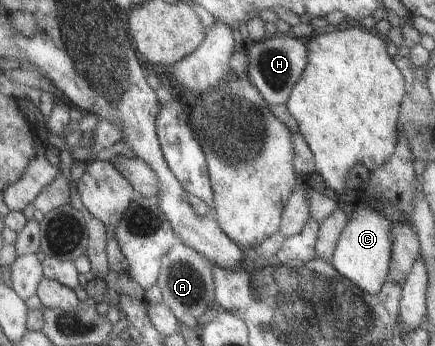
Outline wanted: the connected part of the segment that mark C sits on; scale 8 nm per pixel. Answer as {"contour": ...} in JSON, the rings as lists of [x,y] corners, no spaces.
{"contour":[[[361,195],[356,208],[347,219],[328,263],[353,286],[359,287],[365,296],[375,294],[386,281],[388,264],[391,260],[392,238],[389,236],[392,229],[391,221],[384,218],[375,209],[369,207]]]}

